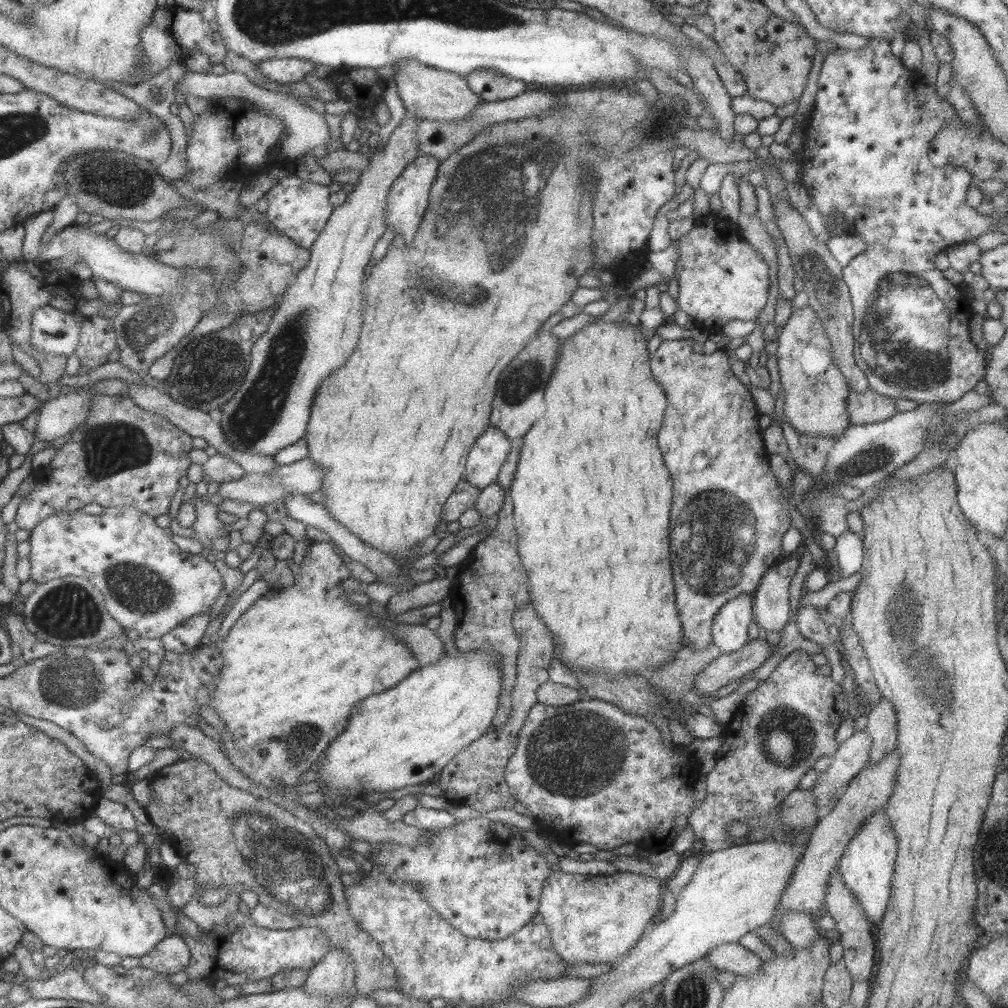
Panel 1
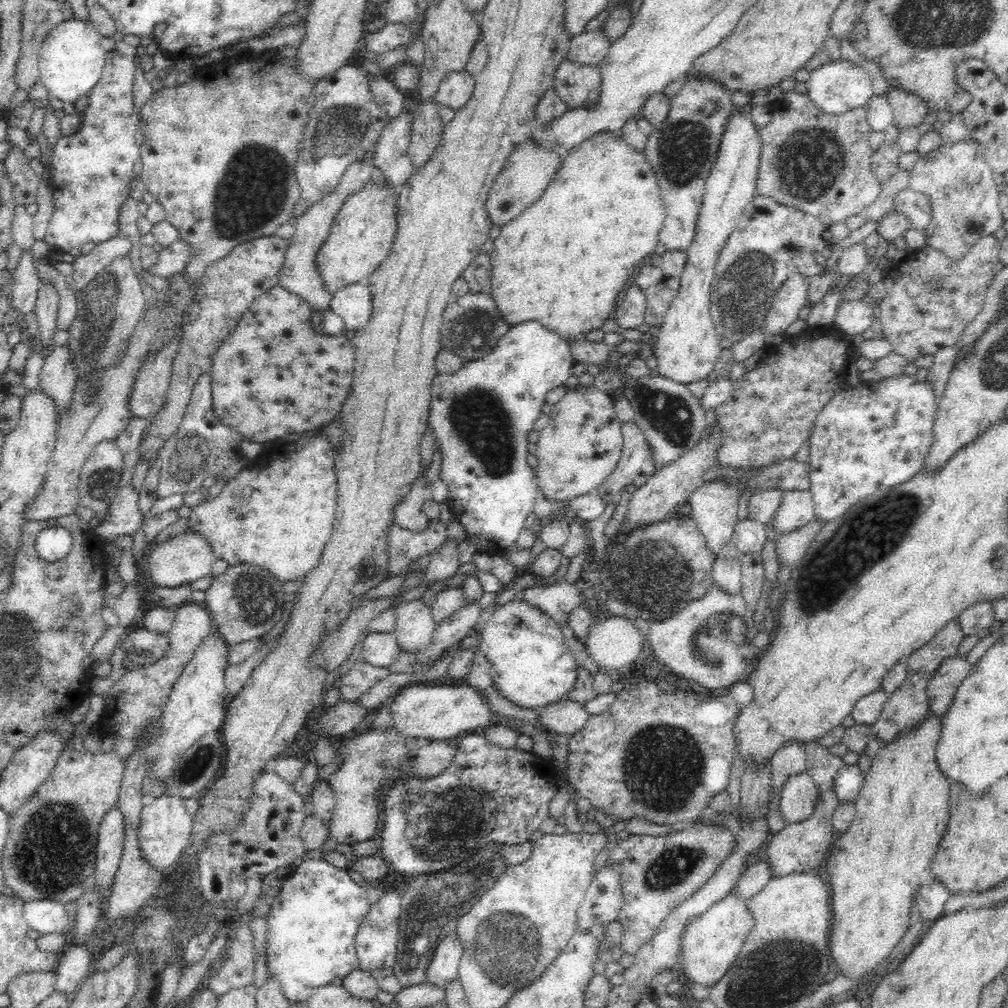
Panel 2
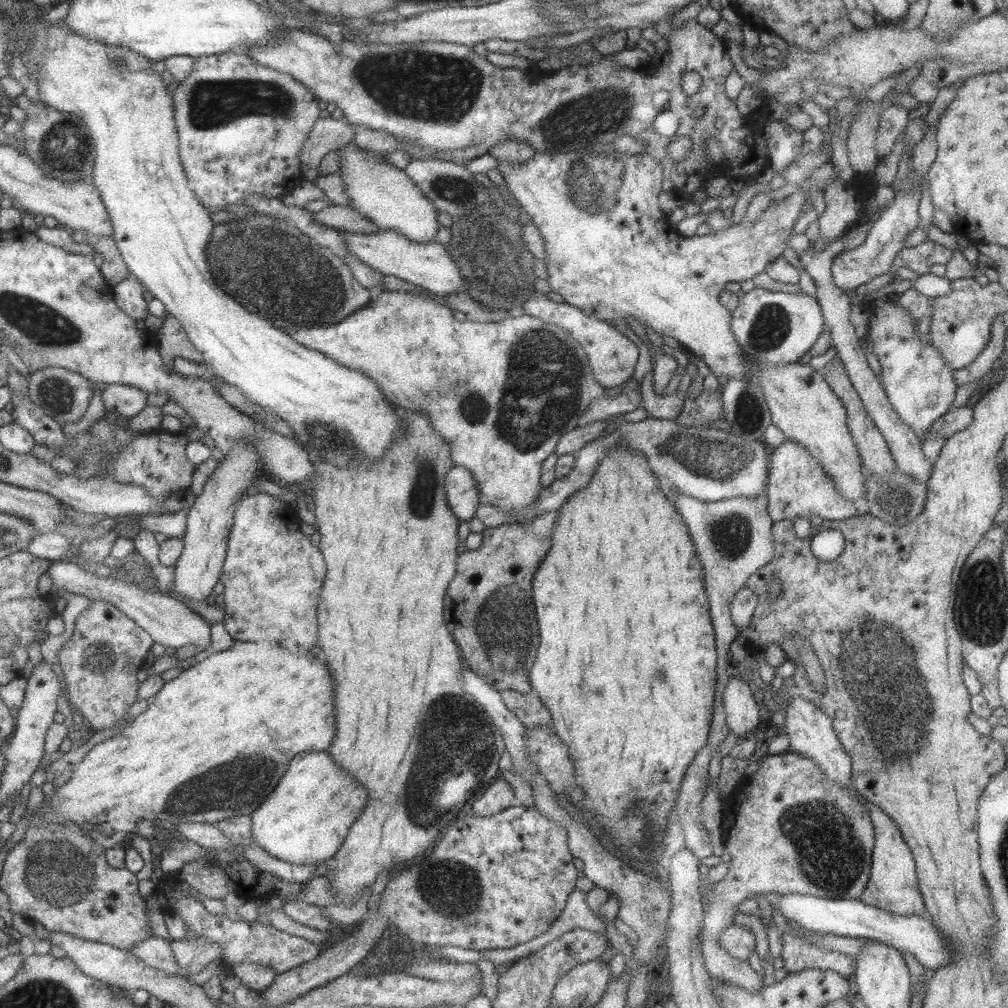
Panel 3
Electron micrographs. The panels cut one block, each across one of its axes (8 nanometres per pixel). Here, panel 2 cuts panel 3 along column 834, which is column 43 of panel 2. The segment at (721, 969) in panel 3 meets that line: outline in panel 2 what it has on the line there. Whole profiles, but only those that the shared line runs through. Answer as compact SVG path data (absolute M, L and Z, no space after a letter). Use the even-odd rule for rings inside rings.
M66 747L57 758L55 769L33 797L8 817L9 832L2 857L3 875L6 886L12 888L22 901L28 903L49 899L66 905L80 899L82 890L94 886L100 820L106 810L110 810L110 806L117 804L124 769L124 758L115 750L82 754L74 748Z

